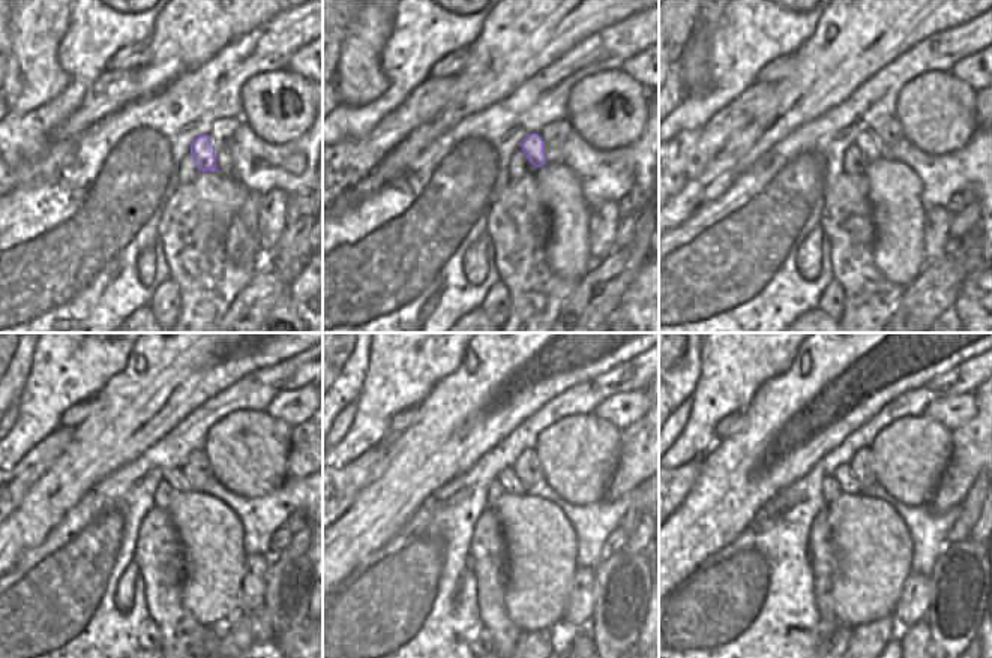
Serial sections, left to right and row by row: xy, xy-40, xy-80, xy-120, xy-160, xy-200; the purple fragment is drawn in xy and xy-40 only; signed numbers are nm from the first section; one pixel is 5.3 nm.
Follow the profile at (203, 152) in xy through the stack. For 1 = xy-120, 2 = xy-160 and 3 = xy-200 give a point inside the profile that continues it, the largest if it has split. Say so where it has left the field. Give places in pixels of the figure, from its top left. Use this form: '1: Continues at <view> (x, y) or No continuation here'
1: Continues at xy-120 (176, 480)
2: Continues at xy-160 (512, 484)
3: Continues at xy-200 (844, 477)

